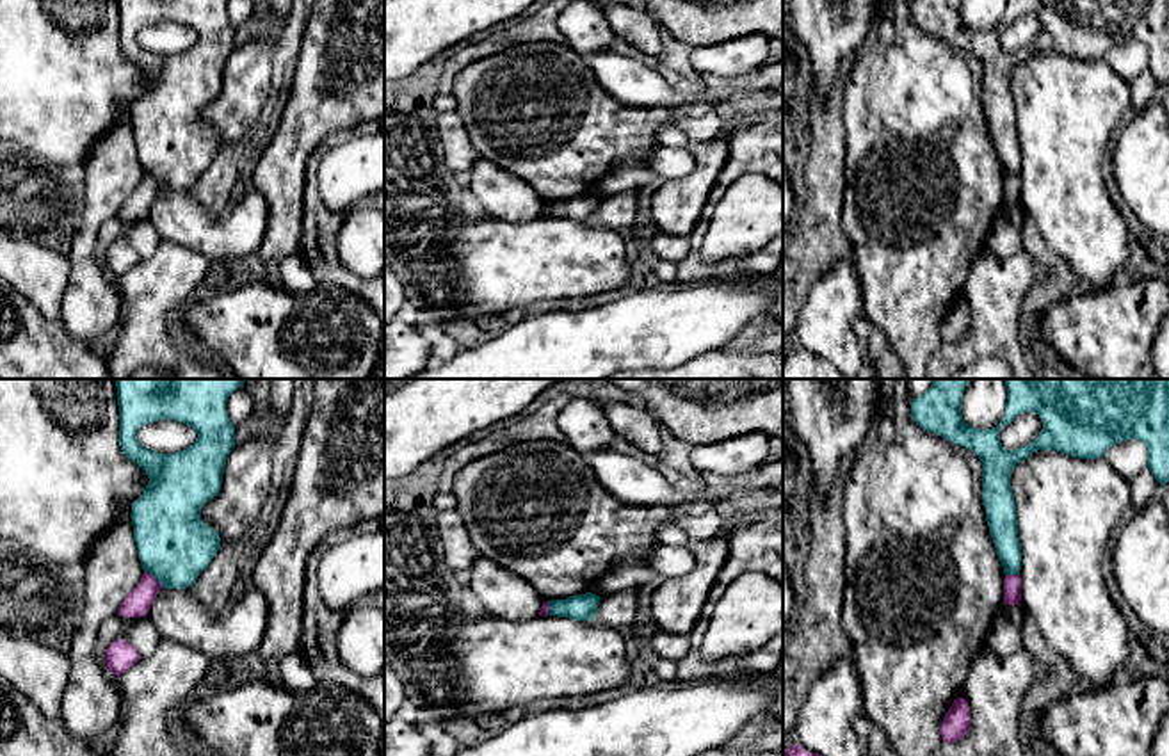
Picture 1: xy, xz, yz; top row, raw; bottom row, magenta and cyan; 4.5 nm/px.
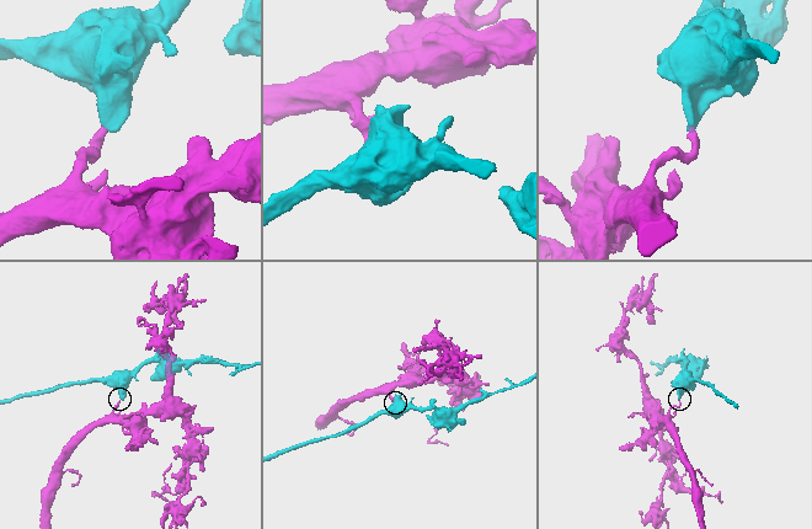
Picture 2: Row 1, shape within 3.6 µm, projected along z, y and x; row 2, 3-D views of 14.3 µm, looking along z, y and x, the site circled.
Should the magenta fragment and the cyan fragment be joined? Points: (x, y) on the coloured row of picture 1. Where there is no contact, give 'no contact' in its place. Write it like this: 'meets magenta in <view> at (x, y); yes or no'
meets magenta in xy at (153, 577); no

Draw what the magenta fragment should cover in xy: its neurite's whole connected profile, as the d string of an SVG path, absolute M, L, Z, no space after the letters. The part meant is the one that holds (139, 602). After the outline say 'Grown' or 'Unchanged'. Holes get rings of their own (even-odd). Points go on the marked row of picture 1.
M144 571L141 582L123 601L117 614L125 615L126 619L148 615L160 589L160 582L151 573Z. Unchanged

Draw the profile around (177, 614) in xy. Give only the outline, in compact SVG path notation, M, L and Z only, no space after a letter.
M162 587L148 612L162 639L205 653L210 660L256 653L267 628L267 598L249 589L230 610L212 614L187 589Z

